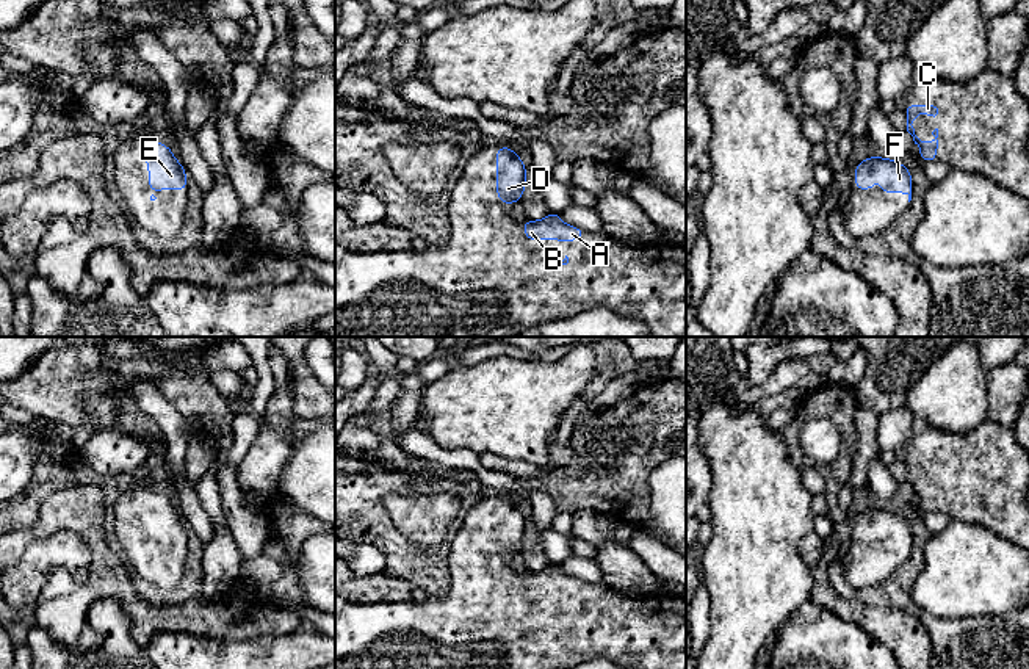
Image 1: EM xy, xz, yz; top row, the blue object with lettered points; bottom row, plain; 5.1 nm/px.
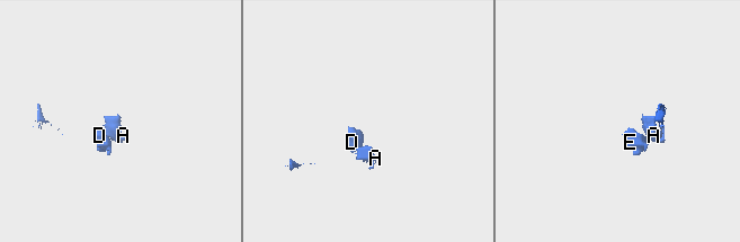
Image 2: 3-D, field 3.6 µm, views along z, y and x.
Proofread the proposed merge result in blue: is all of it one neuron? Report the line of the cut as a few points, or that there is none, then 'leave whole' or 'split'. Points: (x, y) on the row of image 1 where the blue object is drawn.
cut none; leave whole

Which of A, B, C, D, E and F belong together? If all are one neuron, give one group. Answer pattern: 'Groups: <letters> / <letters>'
Groups: A B C D E F

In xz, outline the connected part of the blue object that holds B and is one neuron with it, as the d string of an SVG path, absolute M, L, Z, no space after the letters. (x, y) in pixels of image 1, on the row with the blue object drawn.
M553 212L540 221L525 221L523 229L528 240L562 240L569 243L584 237L584 230L562 222L559 215Z

